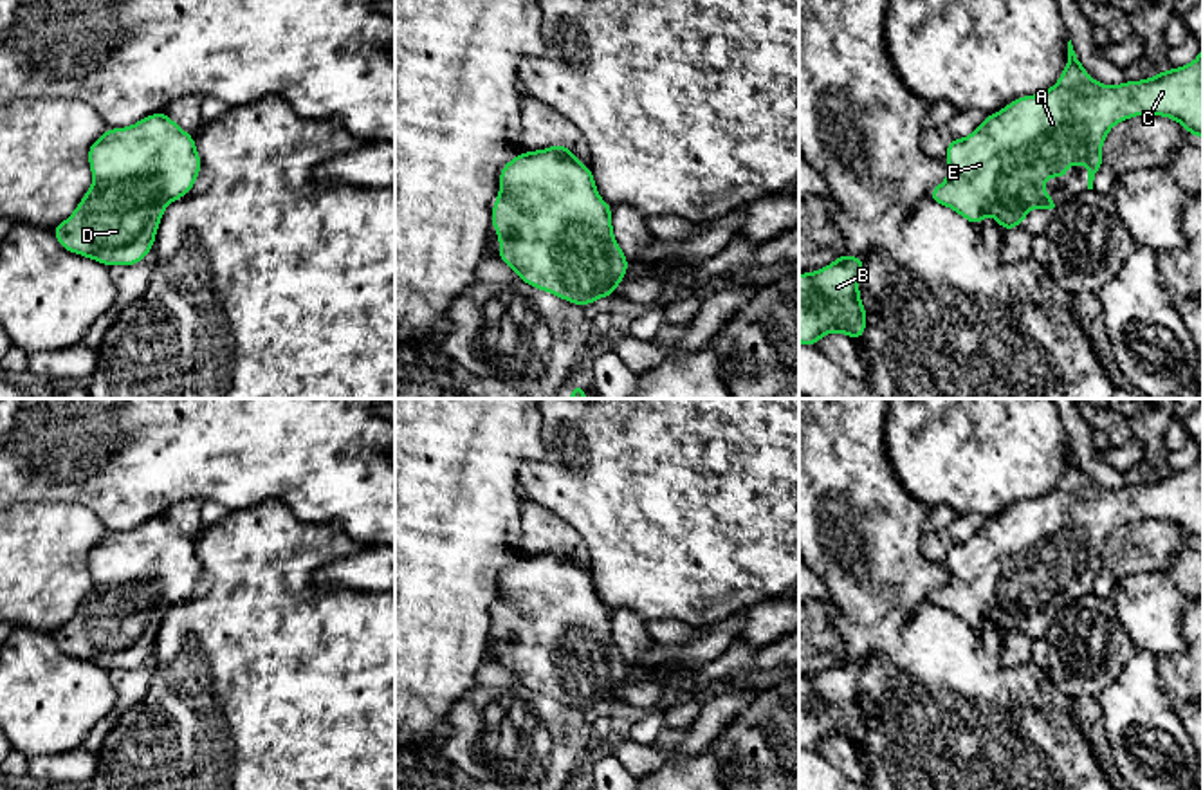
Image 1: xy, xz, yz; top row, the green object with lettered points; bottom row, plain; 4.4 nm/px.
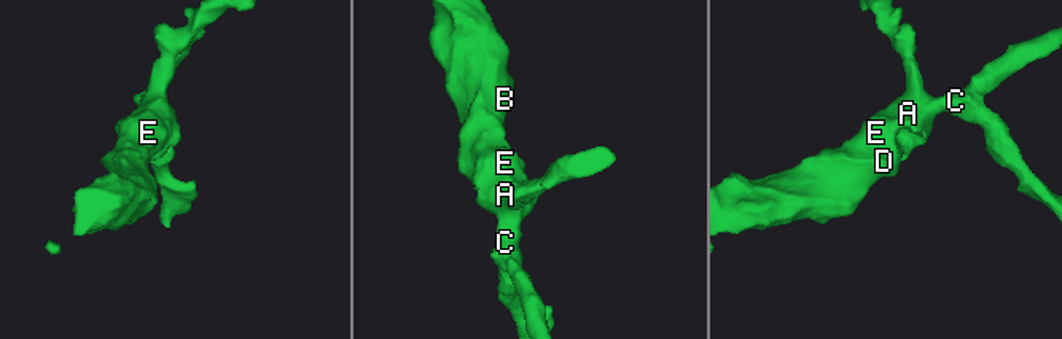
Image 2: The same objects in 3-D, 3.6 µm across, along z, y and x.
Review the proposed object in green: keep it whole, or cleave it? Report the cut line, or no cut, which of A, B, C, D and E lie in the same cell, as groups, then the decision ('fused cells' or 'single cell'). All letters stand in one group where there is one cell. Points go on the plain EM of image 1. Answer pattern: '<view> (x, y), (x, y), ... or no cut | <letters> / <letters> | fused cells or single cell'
no cut | A B C D E | single cell

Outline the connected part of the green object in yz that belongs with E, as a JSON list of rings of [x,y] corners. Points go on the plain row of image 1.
[[[1070,444],[1066,473],[1050,494],[1023,500],[997,518],[988,518],[969,541],[949,545],[949,581],[931,593],[929,604],[954,613],[974,629],[992,619],[1005,637],[1019,631],[1033,611],[1055,619],[1059,608],[1041,588],[1050,581],[1066,583],[1070,568],[1086,568],[1088,593],[1093,593],[1095,579],[1104,568],[1106,539],[1116,527],[1134,519],[1163,519],[1194,541],[1203,541],[1203,449],[1199,460],[1185,471],[1107,491],[1084,474]]]

